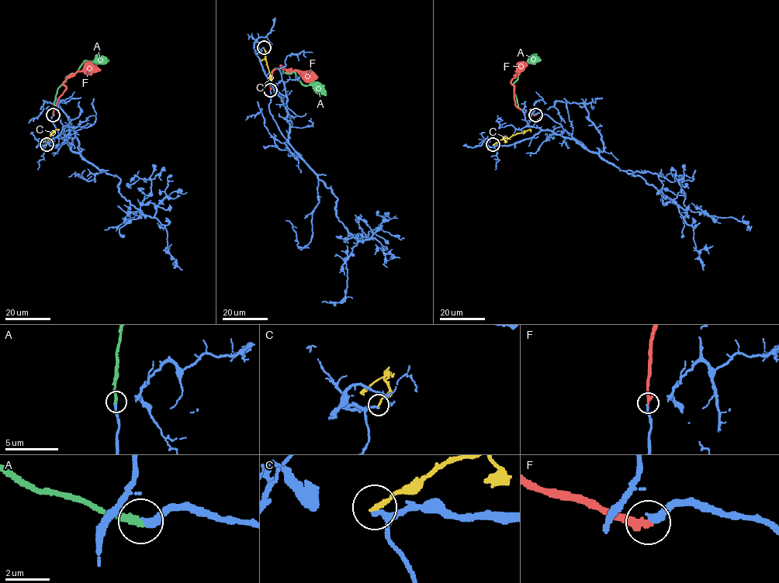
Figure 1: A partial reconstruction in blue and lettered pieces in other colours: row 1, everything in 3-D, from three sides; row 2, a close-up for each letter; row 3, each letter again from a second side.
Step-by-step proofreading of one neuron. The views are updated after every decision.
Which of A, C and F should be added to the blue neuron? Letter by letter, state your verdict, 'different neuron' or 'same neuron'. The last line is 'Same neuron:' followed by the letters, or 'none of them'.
A: same neuron
C: different neuron
F: different neuron
Same neuron: A

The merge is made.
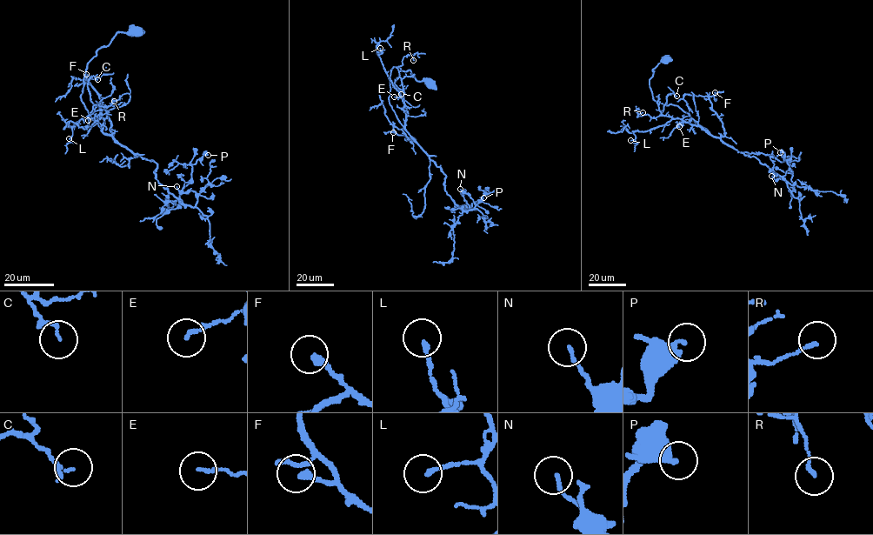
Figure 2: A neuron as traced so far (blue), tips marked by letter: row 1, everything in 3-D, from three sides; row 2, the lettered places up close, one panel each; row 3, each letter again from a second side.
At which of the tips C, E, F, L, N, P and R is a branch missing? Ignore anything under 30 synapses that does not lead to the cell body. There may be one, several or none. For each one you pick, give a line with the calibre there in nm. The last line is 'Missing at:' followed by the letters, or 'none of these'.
Missing at: none of these

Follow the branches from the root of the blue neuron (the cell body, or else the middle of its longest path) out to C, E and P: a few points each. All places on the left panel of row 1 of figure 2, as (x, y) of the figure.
C: (136, 31), (118, 32), (87, 65), (81, 99), (102, 130), (101, 109), (88, 87), (92, 76), (97, 79)
E: (136, 31), (118, 32), (88, 63), (81, 99), (102, 130), (103, 119), (100, 114), (88, 120)
P: (136, 31), (118, 32), (88, 63), (85, 109), (154, 161), (177, 197), (208, 155)

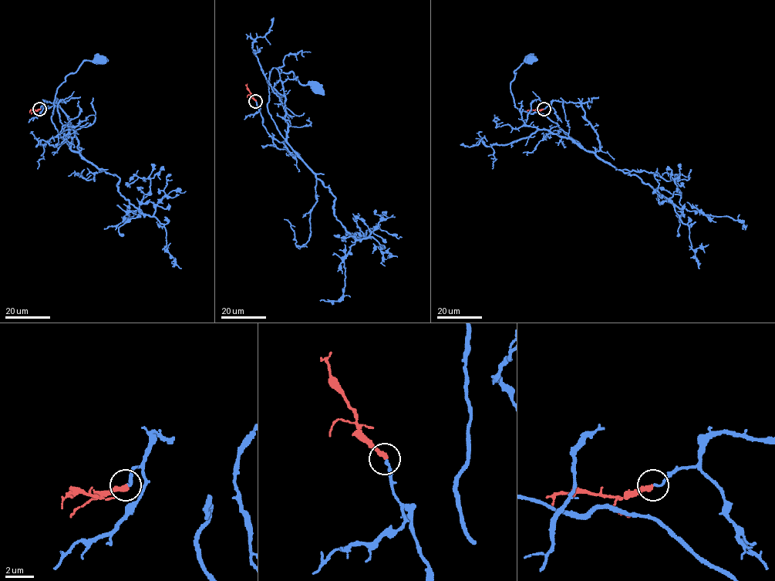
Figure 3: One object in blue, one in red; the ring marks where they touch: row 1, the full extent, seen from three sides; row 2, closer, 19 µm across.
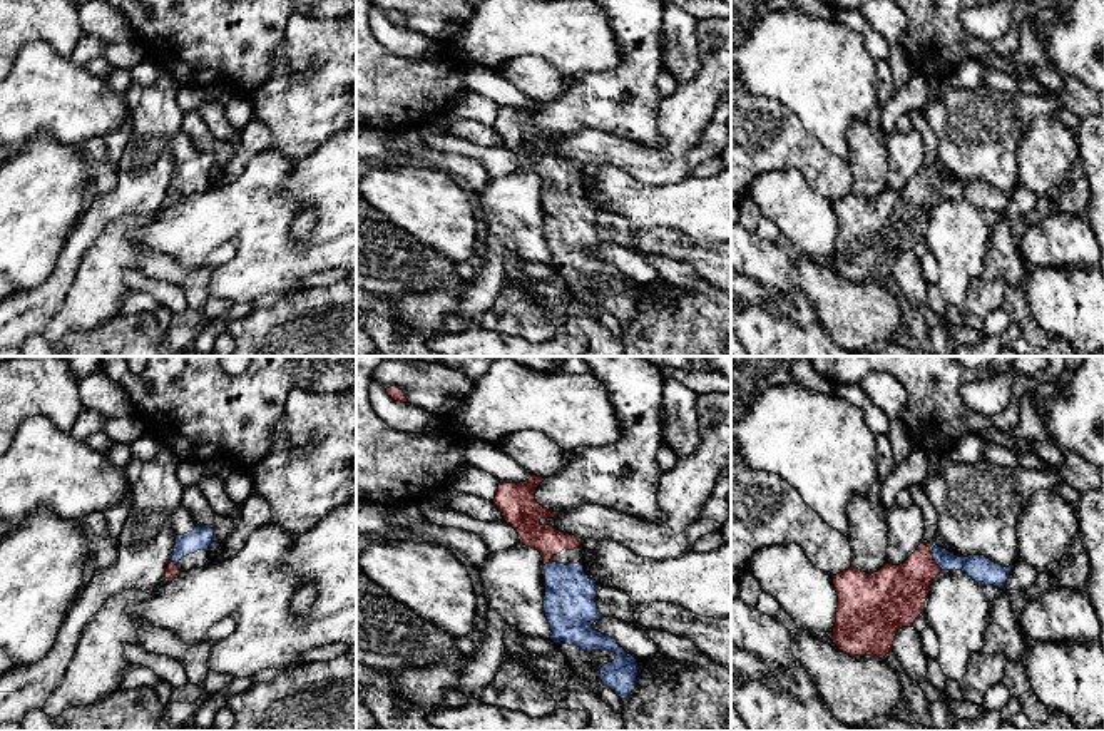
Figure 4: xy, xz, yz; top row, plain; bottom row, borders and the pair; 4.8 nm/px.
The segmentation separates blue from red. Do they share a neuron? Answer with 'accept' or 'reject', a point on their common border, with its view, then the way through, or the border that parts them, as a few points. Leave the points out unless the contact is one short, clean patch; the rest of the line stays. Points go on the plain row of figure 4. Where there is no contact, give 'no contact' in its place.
accept; contact yz (935, 188); way yz (986, 198), (969, 189), (935, 188), (924, 193), (895, 221)

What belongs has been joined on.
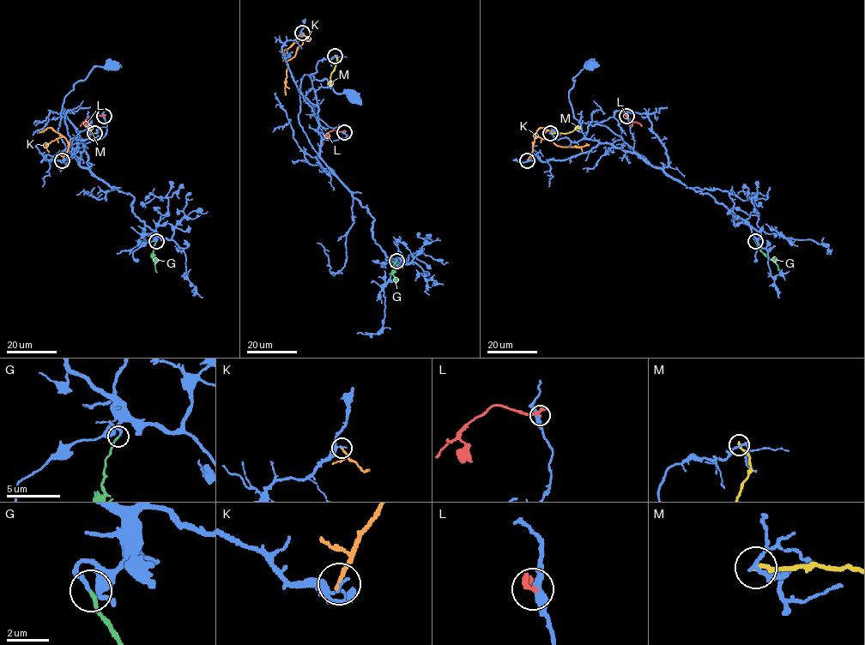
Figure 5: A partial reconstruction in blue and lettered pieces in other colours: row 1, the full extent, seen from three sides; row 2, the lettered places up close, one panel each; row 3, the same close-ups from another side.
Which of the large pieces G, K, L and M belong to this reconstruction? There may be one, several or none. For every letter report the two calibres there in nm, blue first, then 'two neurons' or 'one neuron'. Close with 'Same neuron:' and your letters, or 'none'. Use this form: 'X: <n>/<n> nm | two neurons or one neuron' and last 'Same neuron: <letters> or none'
G: 200/180 nm | one neuron
K: 120/200 nm | two neurons
L: 380/320 nm | two neurons
M: 200/220 nm | two neurons
Same neuron: G

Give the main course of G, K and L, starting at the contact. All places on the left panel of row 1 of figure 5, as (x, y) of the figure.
G: (156, 240), (152, 257), (157, 272)
K: (62, 160), (69, 147), (63, 136), (46, 147), (45, 144)
L: (104, 116), (92, 115), (80, 126)

